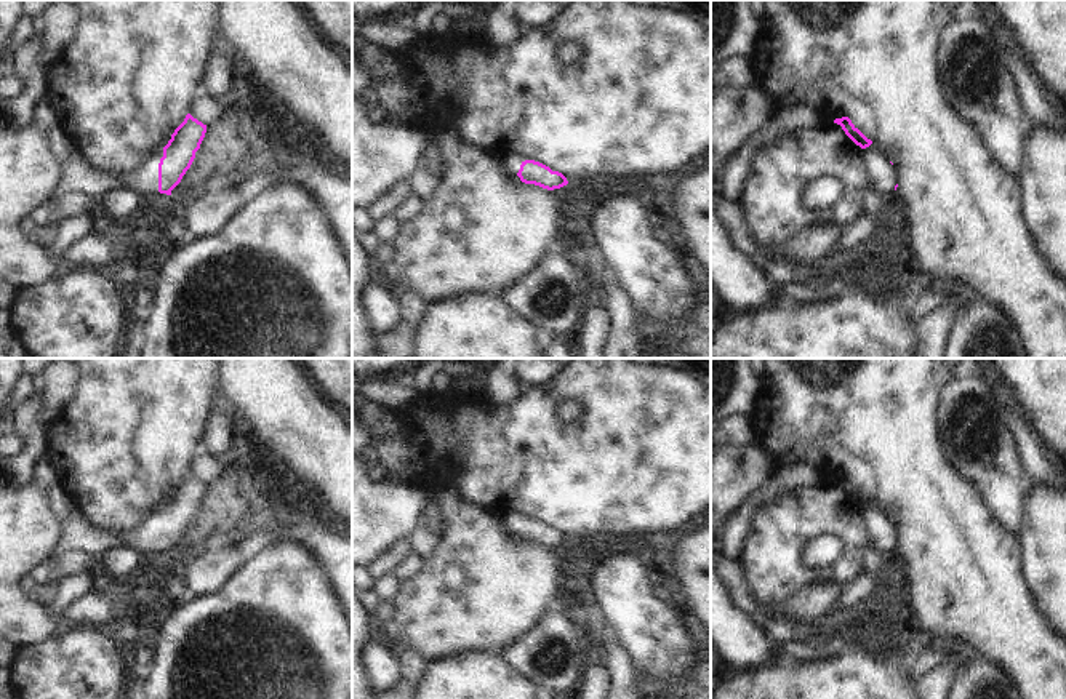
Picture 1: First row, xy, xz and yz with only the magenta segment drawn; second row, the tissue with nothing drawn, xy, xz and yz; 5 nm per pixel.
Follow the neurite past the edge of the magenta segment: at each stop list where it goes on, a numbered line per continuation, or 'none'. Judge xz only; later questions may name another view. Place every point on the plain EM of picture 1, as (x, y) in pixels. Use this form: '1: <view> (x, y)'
1: xz (511, 520)

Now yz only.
1: yz (882, 531)

